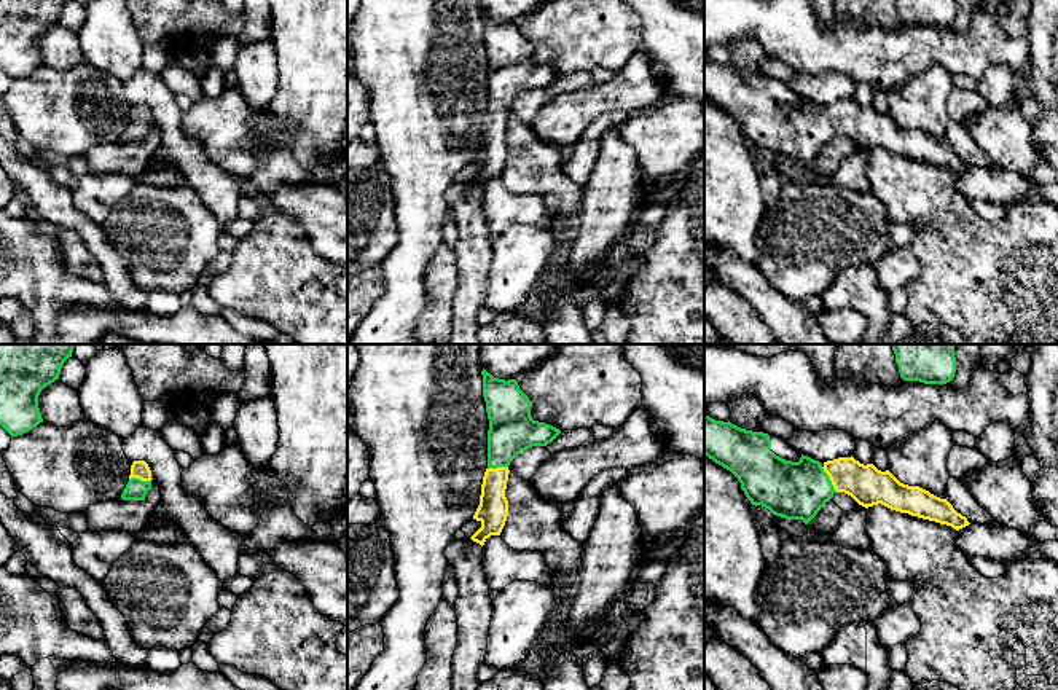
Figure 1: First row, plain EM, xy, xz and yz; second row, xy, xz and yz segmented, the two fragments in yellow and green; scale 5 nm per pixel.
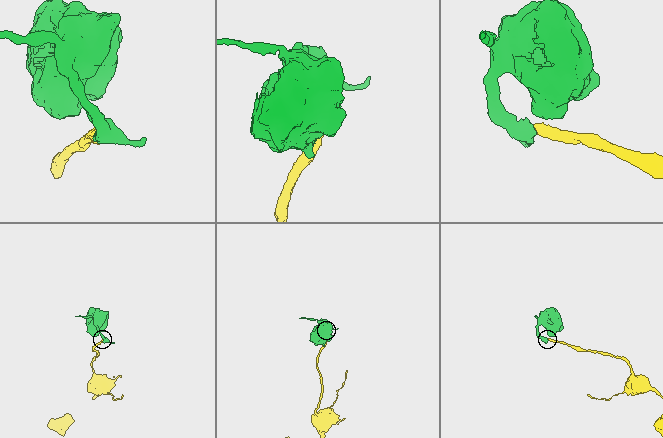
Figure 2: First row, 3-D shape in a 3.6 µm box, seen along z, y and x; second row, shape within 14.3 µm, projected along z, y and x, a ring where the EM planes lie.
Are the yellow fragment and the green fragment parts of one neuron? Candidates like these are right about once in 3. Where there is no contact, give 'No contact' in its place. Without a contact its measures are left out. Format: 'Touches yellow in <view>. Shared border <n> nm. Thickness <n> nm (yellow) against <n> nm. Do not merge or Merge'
Touches yellow in yz. Shared border 150 nm. Thickness 200 nm (yellow) against 280 nm. Merge

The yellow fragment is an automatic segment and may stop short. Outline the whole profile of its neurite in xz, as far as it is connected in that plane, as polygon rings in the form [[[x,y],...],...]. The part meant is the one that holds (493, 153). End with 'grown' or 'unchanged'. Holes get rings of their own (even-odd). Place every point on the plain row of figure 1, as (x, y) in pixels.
[[[484,11],[481,18],[489,62],[488,112],[483,120],[480,148],[473,158],[481,171],[470,182],[483,190],[491,178],[500,178],[508,159],[505,132],[510,105],[521,94],[547,89],[561,73],[532,62],[531,43],[516,22],[494,21]]]; grown

